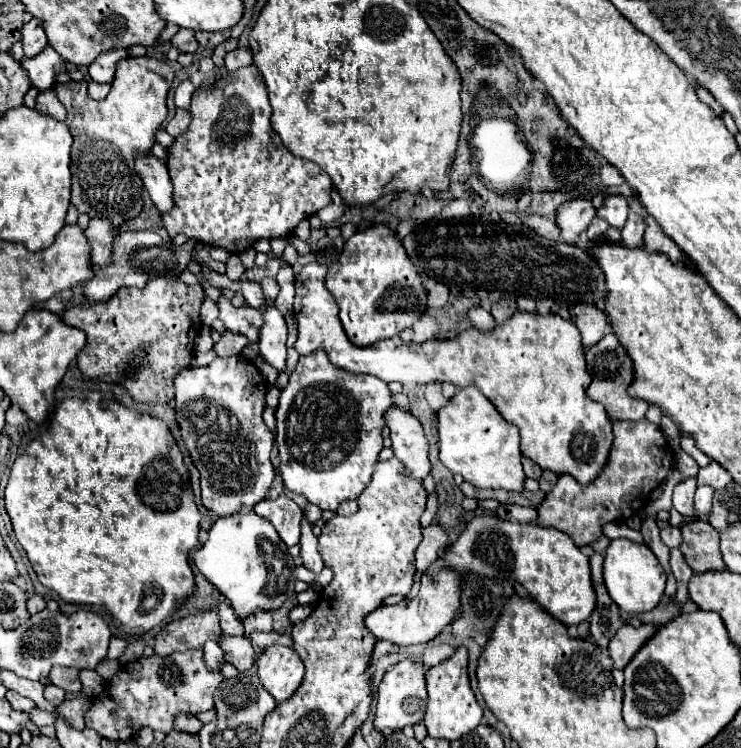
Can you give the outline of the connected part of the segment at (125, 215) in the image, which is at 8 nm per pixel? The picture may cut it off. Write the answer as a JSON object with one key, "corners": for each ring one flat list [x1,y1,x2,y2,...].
{"corners":[[147,55,125,57,117,63,117,75,111,83,109,95,103,101,93,101,87,95,85,81,55,85,57,97,67,109,65,123,73,135,71,203,79,209,79,213,87,213,91,219,111,219,115,229,141,213,143,183,133,169,133,153,151,151,155,131,167,119,165,99,177,69,179,65,169,59,159,61]]}

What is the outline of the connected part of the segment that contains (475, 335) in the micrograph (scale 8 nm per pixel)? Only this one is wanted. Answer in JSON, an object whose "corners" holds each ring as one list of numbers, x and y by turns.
{"corners":[[311,263,303,267,297,275,295,283,295,317,299,323,299,337,295,349,301,355,309,355,315,349,325,349,331,363,335,367,347,369,351,373,369,373,385,383,399,381,399,383,453,383,455,387,463,389,467,385,477,387,495,407,497,411,513,425,519,427,521,433,521,451,525,457,535,461,541,469,553,471,557,475,573,475,579,483,591,483,601,467,607,463,613,433,611,433,611,419,607,417,603,405,589,399,585,389,591,383,591,377,585,369,585,351,581,345,579,329,571,323,571,319,563,319,559,313,527,313,515,311,513,319,507,323,495,325,491,331,479,331,469,327,461,331,453,339,431,339,425,343,405,343,399,337,391,337,387,341,379,341,371,347,355,347,349,343,341,321,339,321,339,307,333,295,325,287,325,273,327,267,319,263]]}

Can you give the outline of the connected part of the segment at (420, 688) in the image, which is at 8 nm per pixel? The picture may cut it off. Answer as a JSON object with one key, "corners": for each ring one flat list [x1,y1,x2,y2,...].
{"corners":[[403,659,395,667,391,667,381,685,379,685,379,701,375,713,375,727,379,731,395,731,407,725,415,725,423,721,427,707,427,689,425,689,425,667,421,661]]}

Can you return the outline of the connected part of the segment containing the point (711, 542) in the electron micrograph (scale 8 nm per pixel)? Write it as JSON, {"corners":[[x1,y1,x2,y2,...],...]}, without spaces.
{"corners":[[705,519,689,521,681,527,681,553,695,573,723,571,725,563,719,555,719,533]]}

